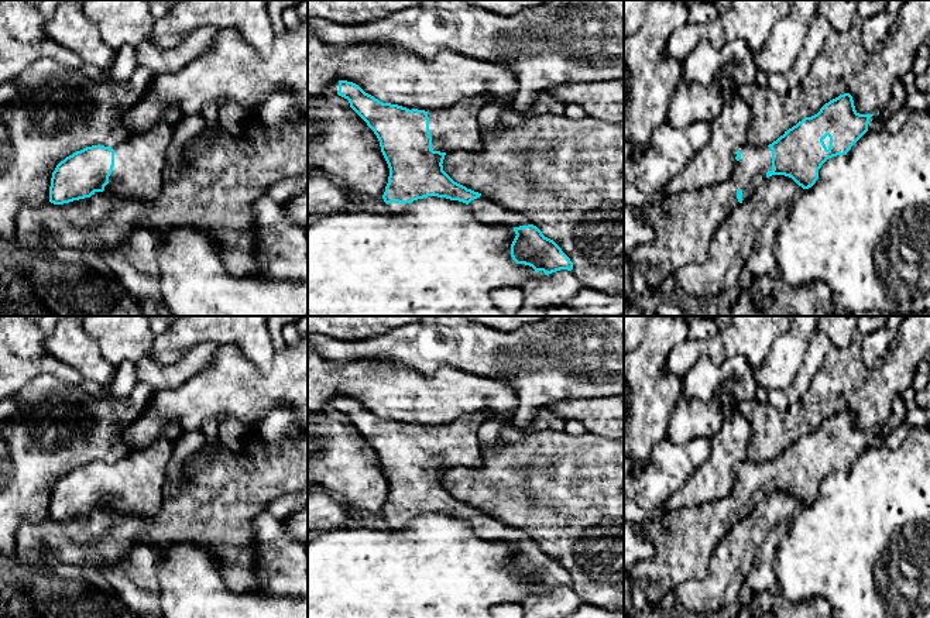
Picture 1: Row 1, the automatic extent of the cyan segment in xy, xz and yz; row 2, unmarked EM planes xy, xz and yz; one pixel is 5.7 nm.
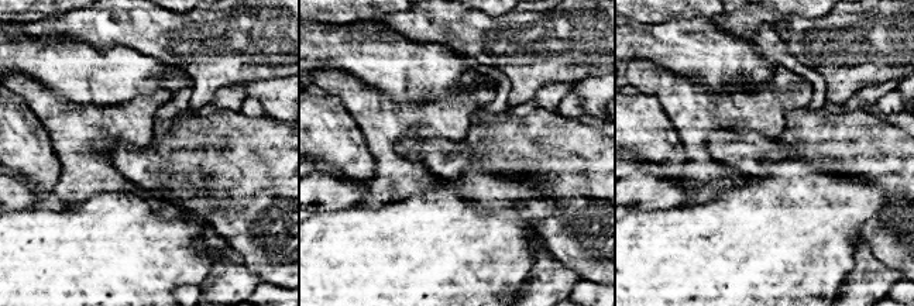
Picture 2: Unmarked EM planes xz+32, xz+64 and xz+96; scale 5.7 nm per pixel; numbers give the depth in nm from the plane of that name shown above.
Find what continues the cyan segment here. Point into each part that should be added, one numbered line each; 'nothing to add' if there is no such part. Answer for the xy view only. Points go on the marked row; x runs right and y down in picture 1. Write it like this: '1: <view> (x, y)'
1: xy (139, 162)

